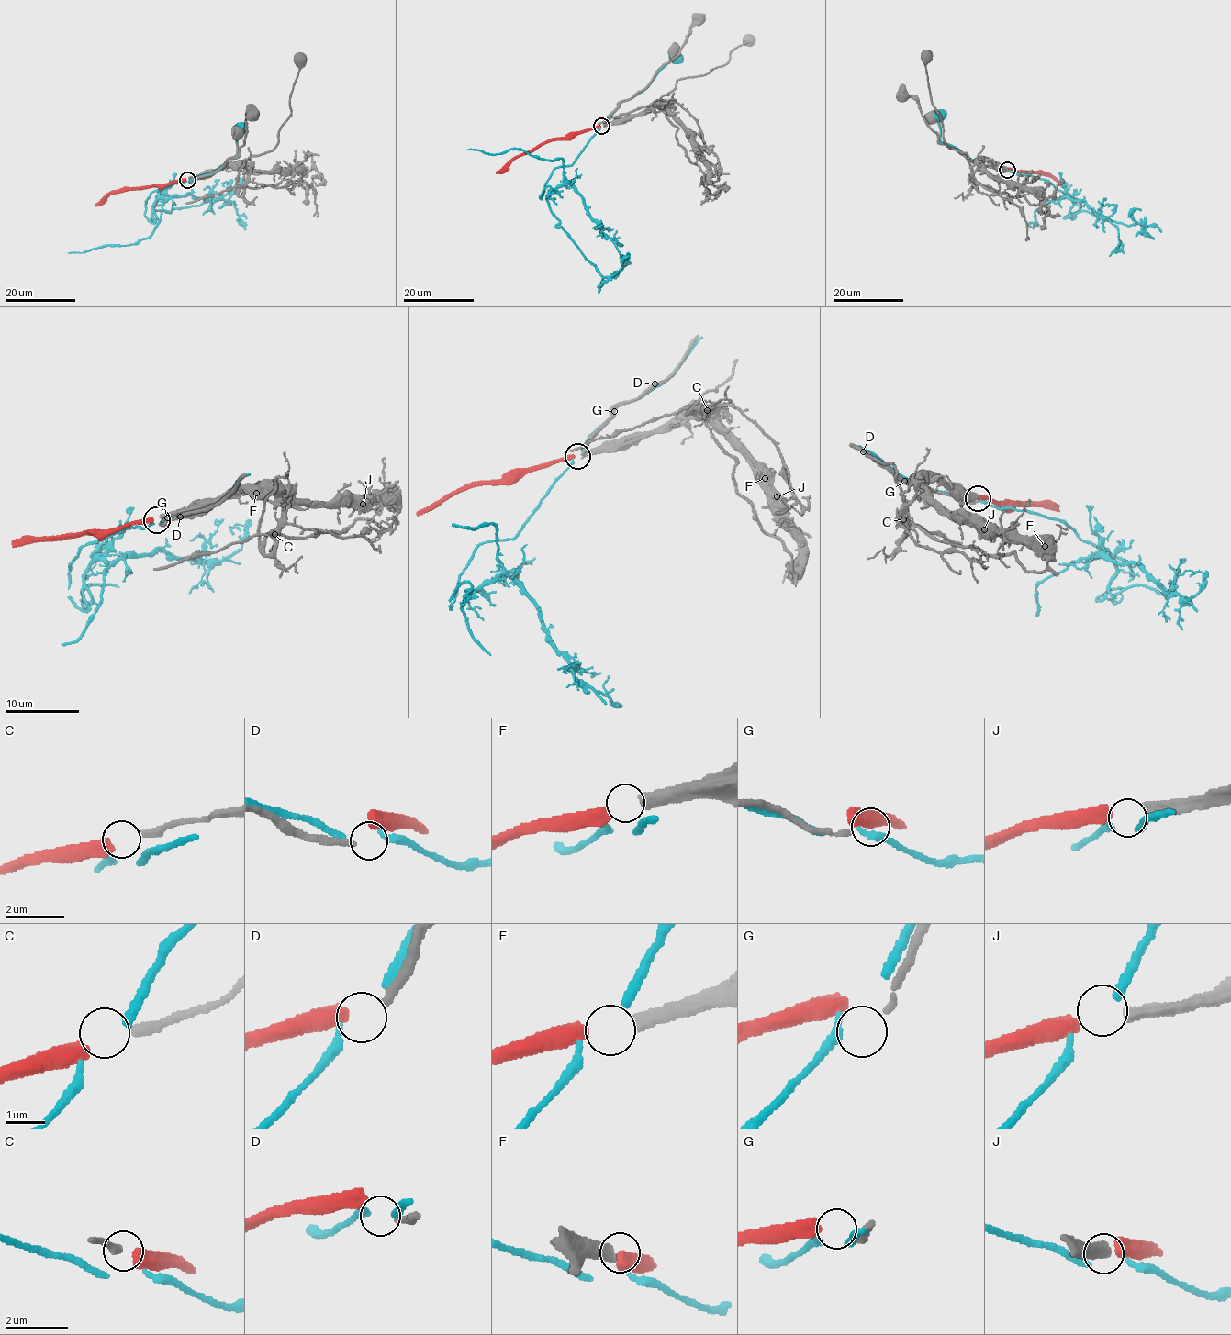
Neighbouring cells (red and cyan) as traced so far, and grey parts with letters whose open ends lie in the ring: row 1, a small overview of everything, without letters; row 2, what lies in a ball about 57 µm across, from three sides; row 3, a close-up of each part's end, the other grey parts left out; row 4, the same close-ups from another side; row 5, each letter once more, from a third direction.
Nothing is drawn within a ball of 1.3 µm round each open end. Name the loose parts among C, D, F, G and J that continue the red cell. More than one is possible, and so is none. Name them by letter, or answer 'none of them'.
J

